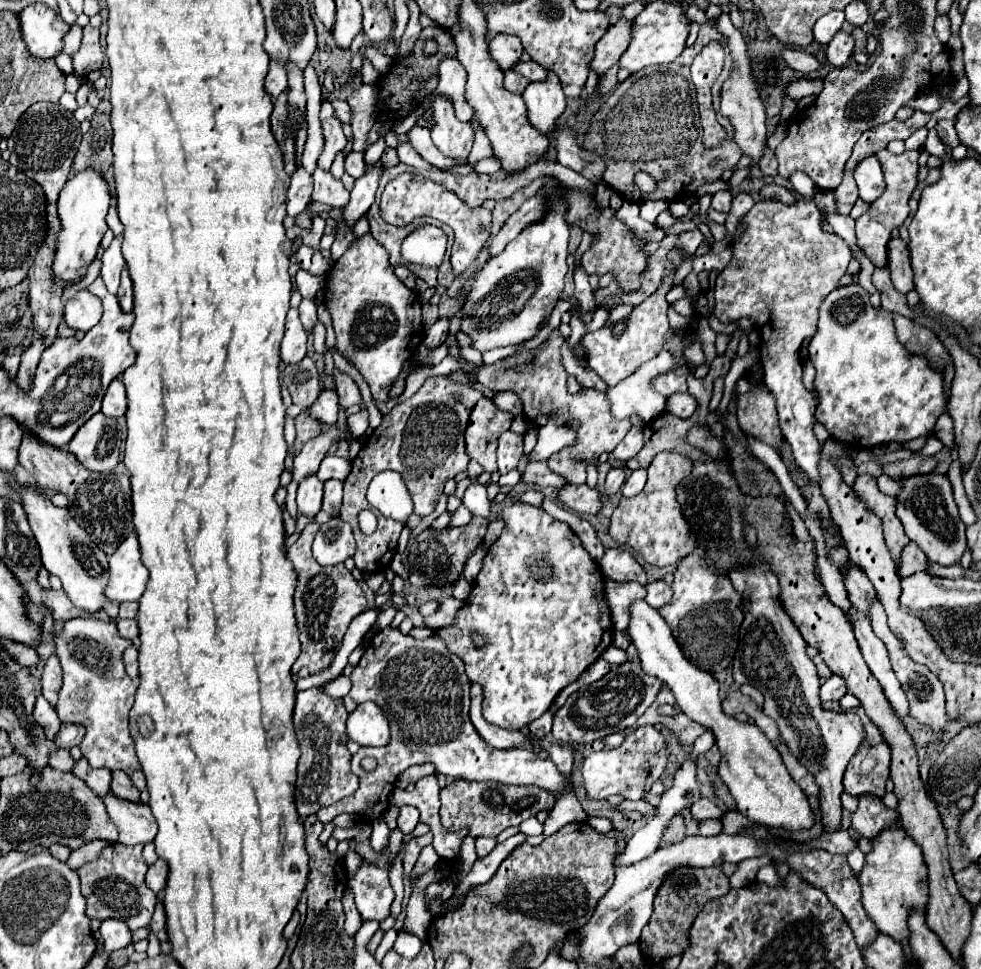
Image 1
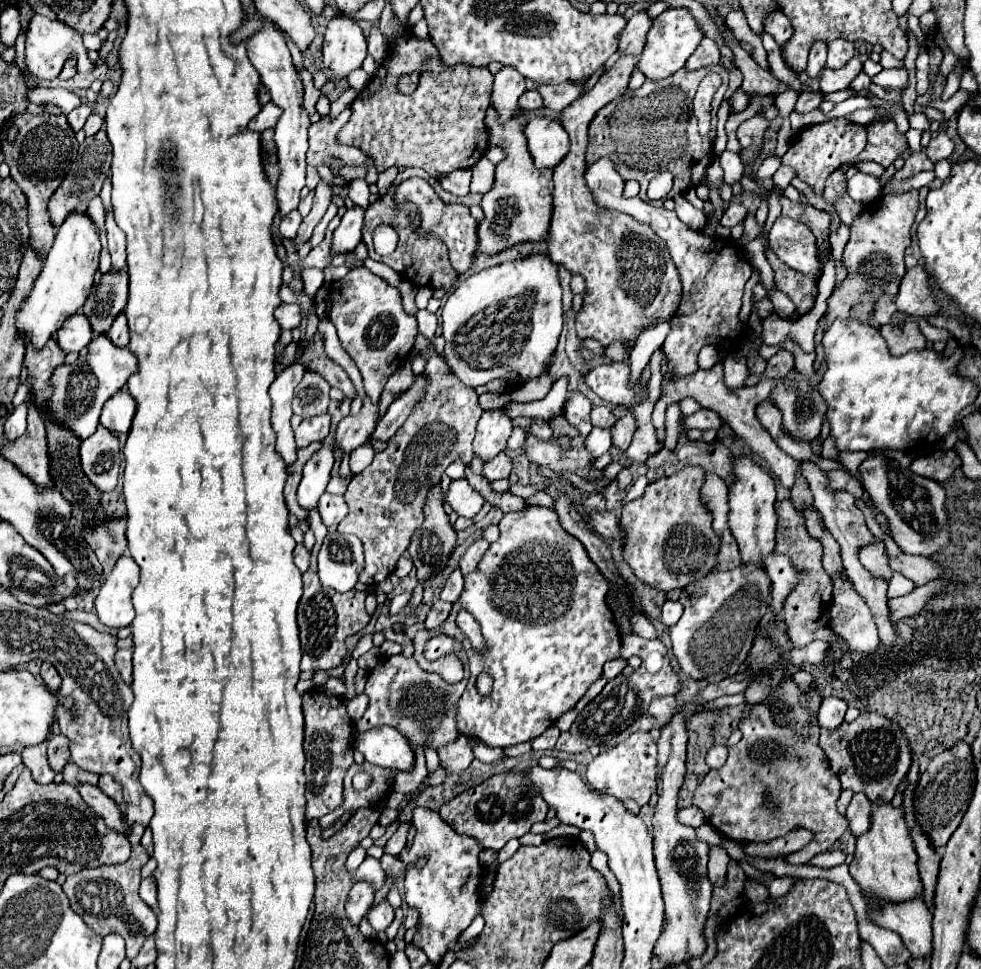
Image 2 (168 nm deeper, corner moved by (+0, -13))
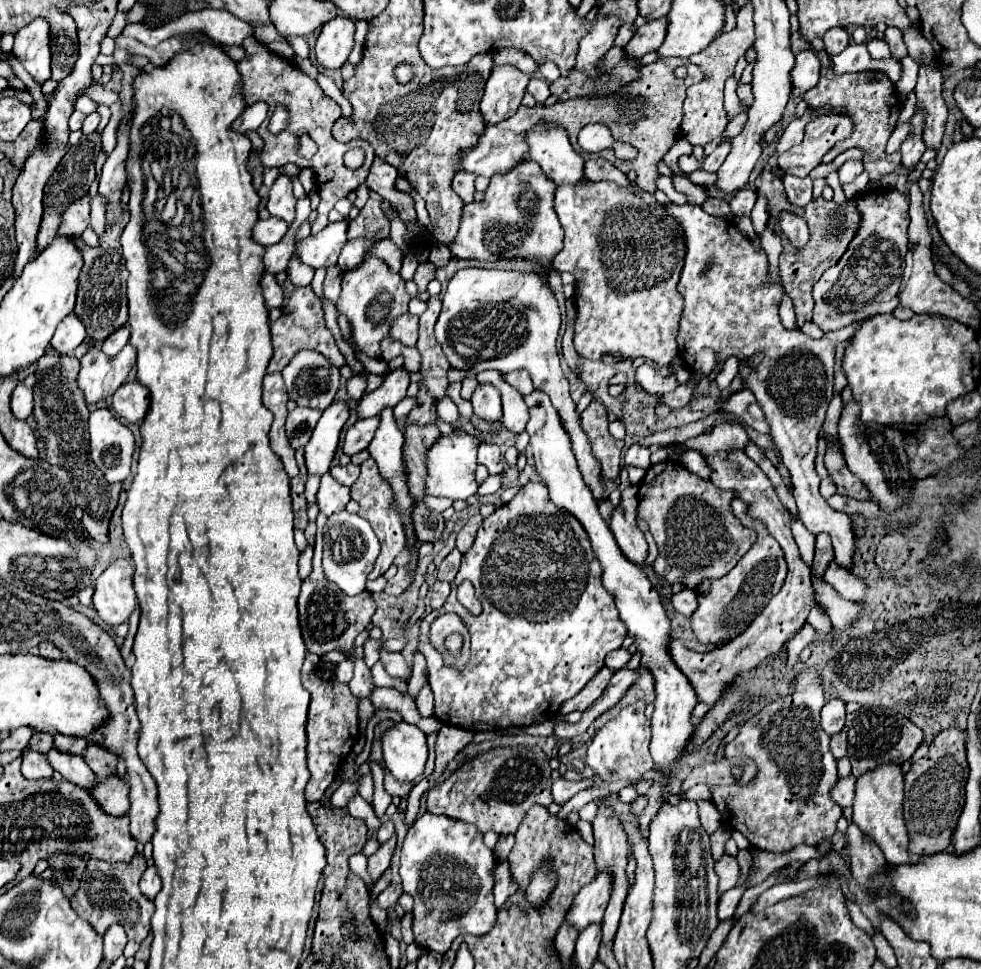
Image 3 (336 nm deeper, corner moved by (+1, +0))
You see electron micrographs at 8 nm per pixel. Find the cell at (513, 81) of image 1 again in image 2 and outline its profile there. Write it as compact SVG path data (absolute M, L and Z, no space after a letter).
M527 91L519 99L519 103L521 103L521 109L525 109L525 111L537 111L537 109L543 107L543 99L541 99L539 91Z

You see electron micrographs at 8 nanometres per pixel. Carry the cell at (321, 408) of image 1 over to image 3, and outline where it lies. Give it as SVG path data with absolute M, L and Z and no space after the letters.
M296 408L288 414L286 420L286 434L290 438L292 448L302 448L308 444L312 430L316 426L316 422L320 420L322 410L312 410L312 408Z

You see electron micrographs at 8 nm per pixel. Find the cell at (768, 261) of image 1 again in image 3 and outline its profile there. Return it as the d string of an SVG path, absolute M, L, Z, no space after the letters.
M784 210L778 216L778 226L794 248L802 248L808 244L808 240L810 240L808 222L804 222L802 216L796 216L796 214L790 214Z

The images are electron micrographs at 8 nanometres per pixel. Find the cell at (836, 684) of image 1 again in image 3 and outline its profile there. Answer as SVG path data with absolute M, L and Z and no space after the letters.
M828 700L822 708L822 728L826 734L836 734L842 730L846 718L846 704L842 700Z

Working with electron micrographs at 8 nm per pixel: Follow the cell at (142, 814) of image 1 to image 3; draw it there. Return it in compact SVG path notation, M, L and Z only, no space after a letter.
M52 748L48 752L48 762L52 764L54 770L58 770L64 776L64 780L68 780L68 782L72 782L84 790L92 790L94 784L98 784L98 778L88 768L88 764L84 762L82 756L62 754L56 748Z

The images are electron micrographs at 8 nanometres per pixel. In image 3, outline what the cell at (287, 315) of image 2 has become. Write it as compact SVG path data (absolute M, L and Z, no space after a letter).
M264 272L264 276L262 276L262 292L264 292L264 300L266 300L268 308L282 308L284 306L286 294L270 272Z

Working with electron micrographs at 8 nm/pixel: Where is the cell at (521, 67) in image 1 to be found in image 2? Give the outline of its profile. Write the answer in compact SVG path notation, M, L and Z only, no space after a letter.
M569 81L569 83L559 83L559 85L539 85L539 93L547 109L563 111L569 103L581 97L583 87L585 83L579 83L579 81Z

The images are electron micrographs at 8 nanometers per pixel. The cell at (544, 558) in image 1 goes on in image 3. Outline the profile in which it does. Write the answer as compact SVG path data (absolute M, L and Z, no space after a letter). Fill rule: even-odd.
M528 482L514 500L484 518L474 546L462 556L460 572L464 572L464 580L474 584L482 614L472 616L470 612L462 612L456 600L456 586L462 582L460 574L452 582L452 594L446 604L420 620L418 636L418 650L425 657L428 684L434 692L434 714L444 724L460 726L470 732L496 732L552 720L560 704L576 696L578 690L602 670L604 656L622 646L626 628L618 618L614 598L600 582L602 568L592 552L588 534L572 514L552 504L548 488L540 482ZM444 612L456 612L470 630L472 640L472 656L466 668L448 675L443 658L432 647L428 636L430 621Z

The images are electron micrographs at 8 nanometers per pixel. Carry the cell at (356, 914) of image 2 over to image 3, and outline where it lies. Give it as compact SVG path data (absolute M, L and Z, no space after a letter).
M392 836L388 842L384 842L380 846L380 850L368 858L368 874L370 874L372 882L376 882L382 876L382 872L388 868L394 846L396 846L396 836Z

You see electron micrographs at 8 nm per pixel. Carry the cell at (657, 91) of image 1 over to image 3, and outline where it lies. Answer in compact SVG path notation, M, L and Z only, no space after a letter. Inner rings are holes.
M662 58L656 60L654 64L642 66L640 70L640 78L636 78L636 82L630 82L630 86L622 86L622 90L616 90L616 94L600 94L600 98L572 98L566 102L556 102L554 106L520 106L518 112L496 124L504 130L512 130L512 132L522 132L528 130L530 126L534 126L536 122L556 122L562 128L566 128L570 142L574 146L574 150L584 158L606 158L610 160L614 166L618 166L622 172L636 172L636 186L648 192L656 192L656 180L660 178L658 172L658 164L664 160L666 152L674 146L674 142L680 138L680 126L682 126L682 102L686 98L686 88L690 84L696 84L704 80L704 72L692 64L690 60L680 60L680 58ZM678 66L686 66L688 68L688 76L686 78L678 78L674 74L674 70ZM592 122L600 122L606 124L612 132L614 140L620 142L628 142L634 148L638 148L638 158L634 162L622 162L614 156L612 148L606 148L604 152L598 154L584 154L584 150L578 146L578 132Z

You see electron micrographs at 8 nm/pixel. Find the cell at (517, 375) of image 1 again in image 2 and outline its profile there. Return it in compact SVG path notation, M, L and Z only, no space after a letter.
M627 413L613 427L613 445L617 445L621 451L625 451L631 445L631 439L633 439L635 431L637 431L637 421L631 413Z

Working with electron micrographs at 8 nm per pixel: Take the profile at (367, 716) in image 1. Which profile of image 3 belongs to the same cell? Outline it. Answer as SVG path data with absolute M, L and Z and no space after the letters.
M404 720L392 722L388 730L380 734L382 752L390 774L400 782L412 782L424 772L428 758L426 734Z

